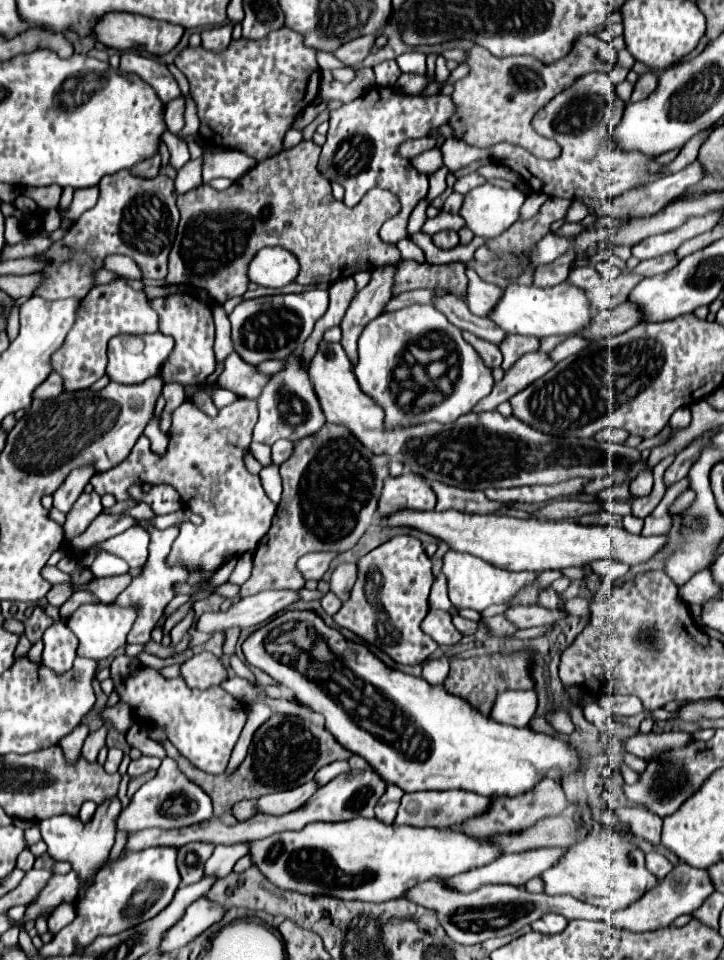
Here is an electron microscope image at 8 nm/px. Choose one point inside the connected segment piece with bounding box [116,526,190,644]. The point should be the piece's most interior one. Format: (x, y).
(154, 586)

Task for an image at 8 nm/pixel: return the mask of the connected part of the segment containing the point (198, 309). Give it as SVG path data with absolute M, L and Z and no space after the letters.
M174 294L168 298L154 298L152 308L156 308L160 316L160 332L174 338L176 346L172 356L164 362L160 370L164 382L180 382L180 384L202 384L206 376L216 370L214 360L214 320L210 304L200 302L192 294Z

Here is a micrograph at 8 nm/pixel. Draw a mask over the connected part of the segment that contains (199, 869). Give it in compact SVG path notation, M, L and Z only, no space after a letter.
M192 842L178 848L178 870L182 884L194 884L204 876L204 862L210 858L214 846L208 842Z

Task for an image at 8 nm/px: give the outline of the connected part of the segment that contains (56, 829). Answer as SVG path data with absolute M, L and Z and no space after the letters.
M108 798L96 808L96 814L88 824L72 816L52 816L40 820L38 828L42 840L48 846L48 854L56 860L70 862L76 872L88 876L88 872L92 872L92 868L96 868L100 860L106 860L110 856L110 850L114 846L114 836L116 836L116 816L120 814L120 810L122 810L122 802L118 798Z

